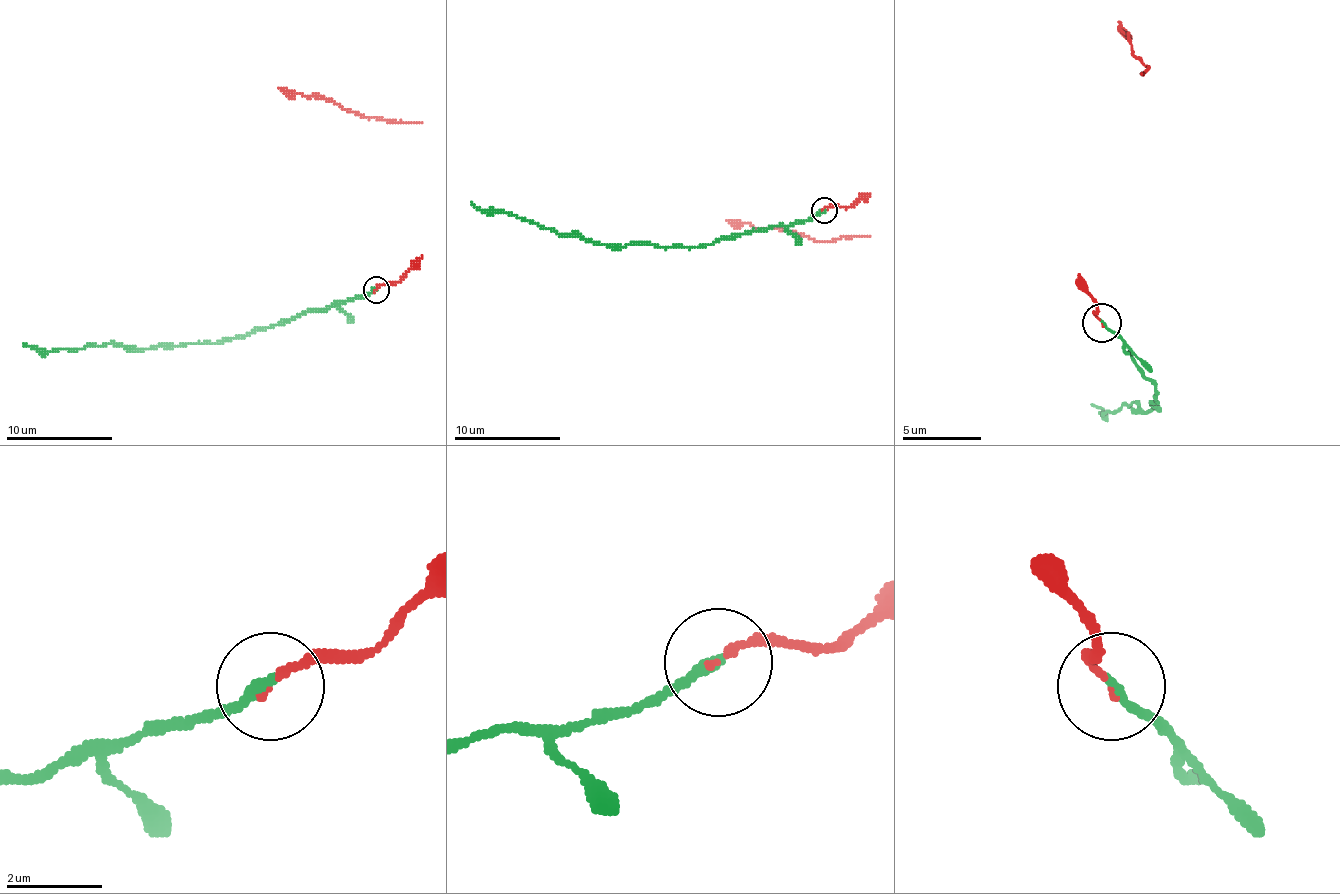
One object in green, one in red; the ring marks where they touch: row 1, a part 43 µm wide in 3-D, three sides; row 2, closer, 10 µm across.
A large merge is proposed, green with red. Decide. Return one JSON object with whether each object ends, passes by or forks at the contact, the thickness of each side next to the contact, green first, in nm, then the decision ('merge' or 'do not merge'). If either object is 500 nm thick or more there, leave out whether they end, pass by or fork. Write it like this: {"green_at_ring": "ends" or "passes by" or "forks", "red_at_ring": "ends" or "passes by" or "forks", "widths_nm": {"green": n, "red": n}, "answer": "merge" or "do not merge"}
{"green_at_ring": "ends", "red_at_ring": "ends", "widths_nm": {"green": 240, "red": 130}, "answer": "merge"}

